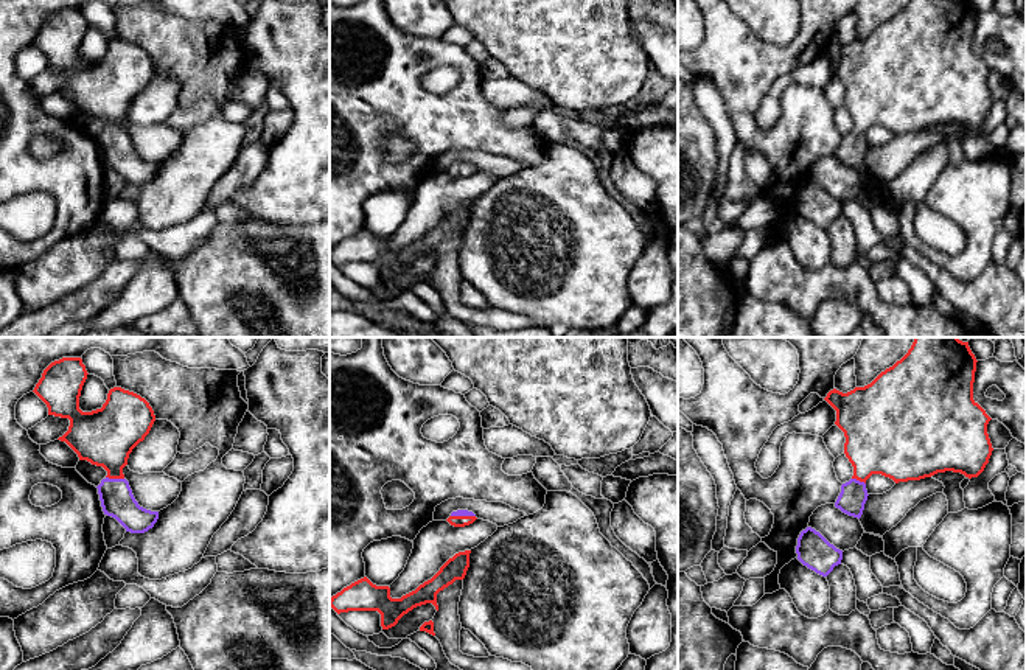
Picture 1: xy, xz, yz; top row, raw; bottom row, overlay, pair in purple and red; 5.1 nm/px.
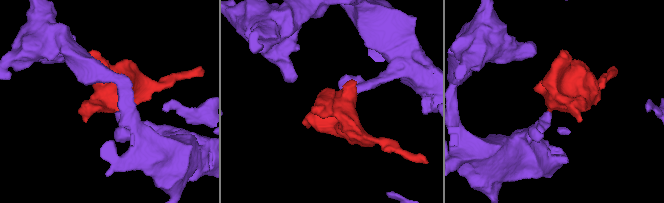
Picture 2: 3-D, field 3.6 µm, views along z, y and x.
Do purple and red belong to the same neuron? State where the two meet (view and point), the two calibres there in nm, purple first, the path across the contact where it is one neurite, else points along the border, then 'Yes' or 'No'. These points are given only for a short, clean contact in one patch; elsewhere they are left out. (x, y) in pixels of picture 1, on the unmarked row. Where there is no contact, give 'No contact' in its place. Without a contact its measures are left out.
Touches purple at xy (115, 131). Thickness 170 nm (purple) against 300 nm. Path across: xy (115, 146), (115, 131), (114, 109), (104, 89). Yes

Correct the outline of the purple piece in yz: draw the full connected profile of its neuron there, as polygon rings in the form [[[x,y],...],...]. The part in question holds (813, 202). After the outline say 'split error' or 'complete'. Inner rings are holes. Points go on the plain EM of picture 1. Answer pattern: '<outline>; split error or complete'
[[[811,179],[801,183],[796,205],[804,218],[822,229],[827,229],[843,211],[843,202],[836,201]]]; complete

